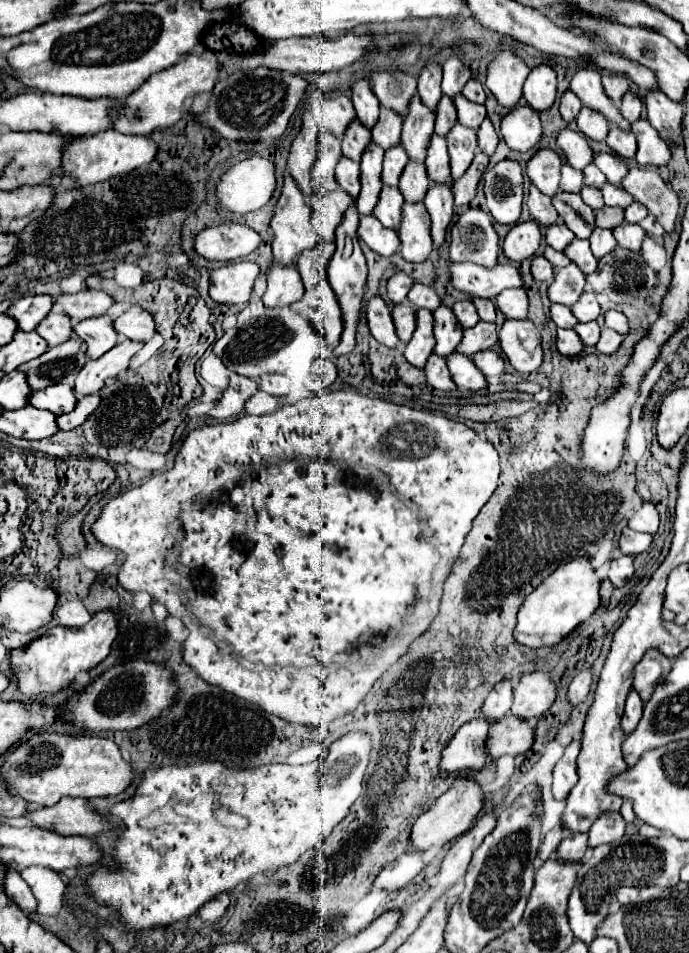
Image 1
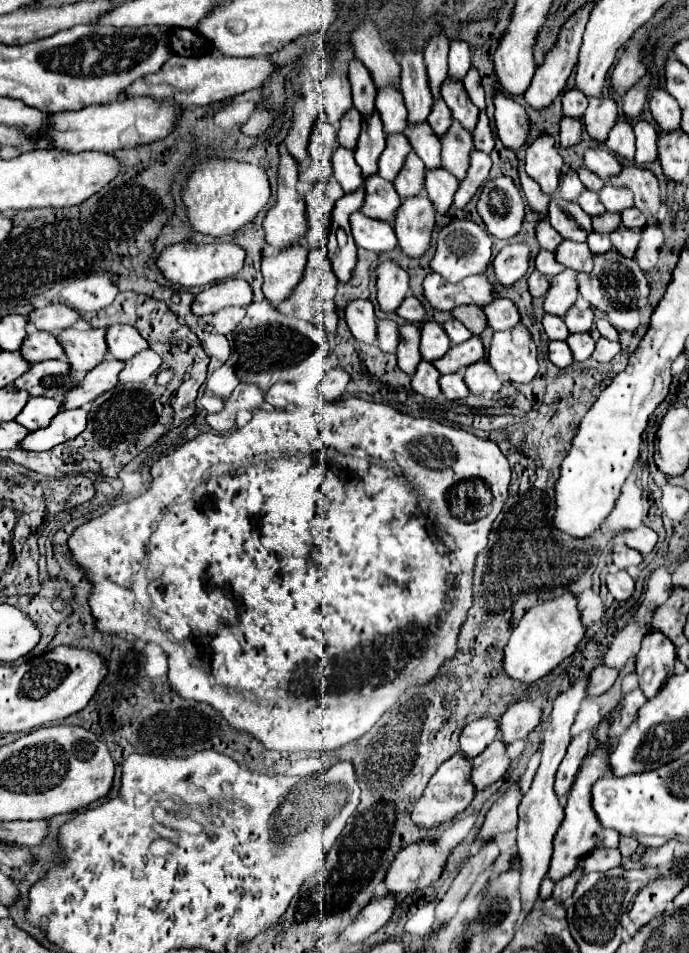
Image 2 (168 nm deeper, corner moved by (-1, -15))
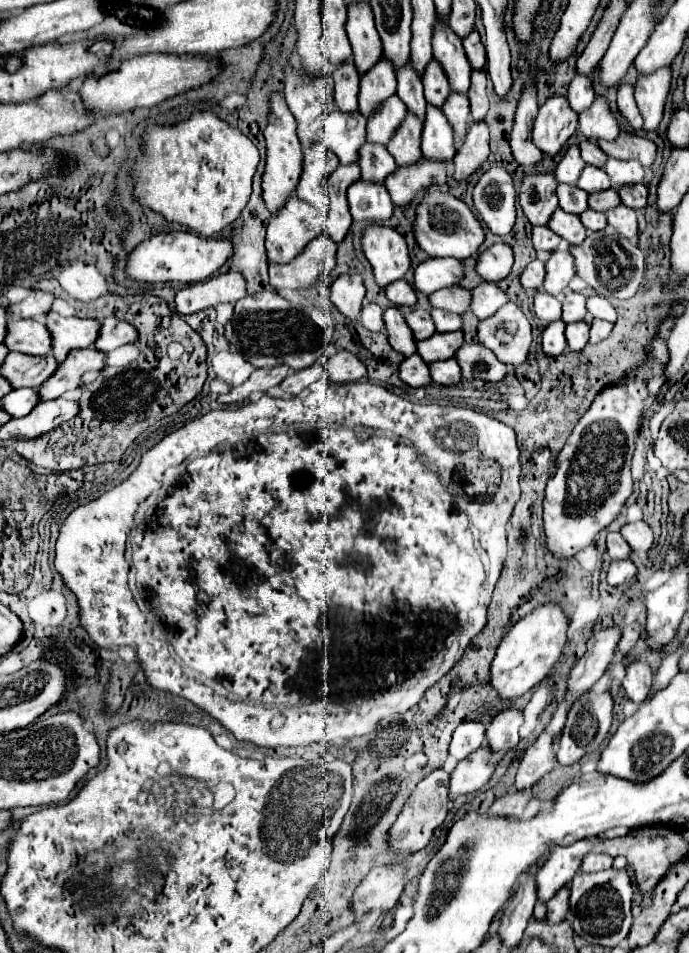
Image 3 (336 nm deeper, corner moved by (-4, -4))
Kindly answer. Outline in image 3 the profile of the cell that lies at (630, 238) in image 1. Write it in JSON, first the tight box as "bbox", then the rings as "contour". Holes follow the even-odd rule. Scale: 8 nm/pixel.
{"bbox":[606,205,638,239],"contour":[[[618,205],[616,209],[610,209],[606,213],[608,223],[616,229],[616,233],[620,233],[626,239],[632,239],[638,235],[638,219],[636,219],[636,211],[628,209],[626,205]]]}

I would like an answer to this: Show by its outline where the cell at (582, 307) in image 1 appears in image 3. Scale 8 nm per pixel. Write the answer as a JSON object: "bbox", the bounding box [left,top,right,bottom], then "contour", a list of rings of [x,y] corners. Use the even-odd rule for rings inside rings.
{"bbox":[562,293,586,323],"contour":[[[566,293],[562,297],[562,319],[564,323],[580,321],[586,315],[586,297],[580,293]]]}

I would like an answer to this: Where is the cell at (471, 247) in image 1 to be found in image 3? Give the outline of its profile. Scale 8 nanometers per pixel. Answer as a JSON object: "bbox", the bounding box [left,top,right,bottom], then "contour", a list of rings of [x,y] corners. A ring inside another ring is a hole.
{"bbox":[414,193,484,259],"contour":[[[426,193],[422,203],[418,205],[418,215],[414,223],[414,237],[416,243],[430,255],[430,257],[454,257],[454,259],[468,259],[478,253],[480,245],[484,243],[484,229],[478,217],[470,211],[466,203],[448,195],[448,193]]]}

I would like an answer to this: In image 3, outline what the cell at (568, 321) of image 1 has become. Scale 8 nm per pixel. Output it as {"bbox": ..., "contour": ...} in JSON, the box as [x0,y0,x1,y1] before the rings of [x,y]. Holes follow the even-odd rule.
{"bbox":[534,291,562,323],"contour":[[[540,291],[540,293],[536,295],[536,299],[534,299],[534,313],[536,313],[542,321],[548,321],[548,323],[560,321],[560,319],[562,319],[562,303],[560,303],[556,297]]]}

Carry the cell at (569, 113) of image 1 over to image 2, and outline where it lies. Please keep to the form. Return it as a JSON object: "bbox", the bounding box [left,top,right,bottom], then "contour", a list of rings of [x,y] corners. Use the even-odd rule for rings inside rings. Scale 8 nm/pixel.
{"bbox":[563,88,587,118],"contour":[[[571,88],[563,94],[563,114],[565,116],[581,118],[585,114],[585,108],[587,108],[587,96],[581,90]]]}

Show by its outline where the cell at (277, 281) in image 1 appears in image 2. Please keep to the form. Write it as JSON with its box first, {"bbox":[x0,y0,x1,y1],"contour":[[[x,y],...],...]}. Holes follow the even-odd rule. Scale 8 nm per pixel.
{"bbox":[263,244,307,304],"contour":[[[291,244],[289,248],[279,250],[275,256],[263,256],[263,294],[271,304],[279,304],[285,300],[285,296],[289,296],[289,292],[293,292],[303,276],[307,252],[307,246]]]}

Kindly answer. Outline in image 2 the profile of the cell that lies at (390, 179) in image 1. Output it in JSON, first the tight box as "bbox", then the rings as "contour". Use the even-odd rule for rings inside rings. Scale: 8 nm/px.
{"bbox":[379,134,411,180],"contour":[[[389,134],[387,146],[379,156],[379,176],[383,176],[385,180],[395,180],[409,152],[411,152],[411,144],[409,140],[405,140],[405,134]]]}

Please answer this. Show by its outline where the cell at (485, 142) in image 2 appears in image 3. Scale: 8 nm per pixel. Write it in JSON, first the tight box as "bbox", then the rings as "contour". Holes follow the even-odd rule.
{"bbox":[468,71,488,121],"contour":[[[472,71],[472,85],[468,91],[470,109],[474,121],[484,121],[488,113],[488,95],[486,95],[486,73],[484,71]]]}

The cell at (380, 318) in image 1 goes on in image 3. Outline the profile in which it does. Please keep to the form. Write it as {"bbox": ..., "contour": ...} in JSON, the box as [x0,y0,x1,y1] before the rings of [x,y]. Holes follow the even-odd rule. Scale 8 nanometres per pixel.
{"bbox":[330,275,366,319],"contour":[[[340,275],[330,285],[330,299],[342,315],[348,319],[358,319],[360,309],[364,307],[366,287],[362,275]]]}

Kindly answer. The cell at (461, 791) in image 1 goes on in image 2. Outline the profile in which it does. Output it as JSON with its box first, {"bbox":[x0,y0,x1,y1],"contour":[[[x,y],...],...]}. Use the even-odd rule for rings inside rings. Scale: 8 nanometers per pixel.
{"bbox":[385,840,447,896],"contour":[[[423,840],[411,844],[403,848],[391,862],[385,876],[385,888],[395,896],[409,896],[437,882],[445,862],[447,854],[437,852],[433,842]]]}

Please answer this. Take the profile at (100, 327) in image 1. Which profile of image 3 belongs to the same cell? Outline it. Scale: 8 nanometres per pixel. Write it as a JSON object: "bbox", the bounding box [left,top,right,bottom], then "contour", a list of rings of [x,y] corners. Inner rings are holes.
{"bbox":[46,311,100,361],"contour":[[[56,311],[46,315],[46,325],[52,333],[52,355],[58,361],[64,361],[72,349],[88,349],[96,343],[100,335],[98,319],[80,319],[80,317],[62,317]]]}

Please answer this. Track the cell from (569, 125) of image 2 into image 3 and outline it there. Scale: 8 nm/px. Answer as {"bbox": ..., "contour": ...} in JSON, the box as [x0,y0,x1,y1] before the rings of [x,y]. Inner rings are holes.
{"bbox":[566,75,596,113],"contour":[[[576,75],[568,87],[566,99],[570,103],[570,109],[574,109],[576,113],[582,113],[584,109],[588,109],[596,99],[596,93],[592,89],[592,79]]]}

